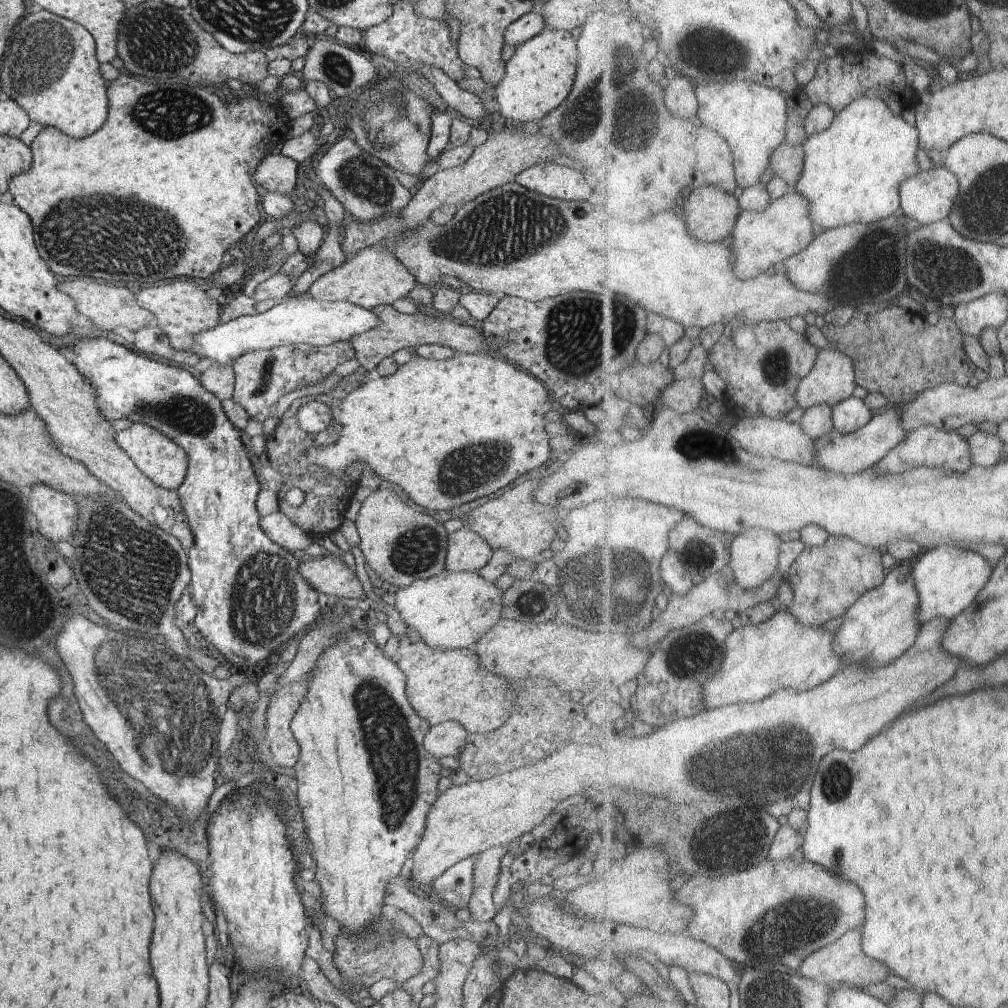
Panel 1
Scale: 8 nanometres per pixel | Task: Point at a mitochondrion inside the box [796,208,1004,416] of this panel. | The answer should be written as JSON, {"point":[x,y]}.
{"point":[950,267]}

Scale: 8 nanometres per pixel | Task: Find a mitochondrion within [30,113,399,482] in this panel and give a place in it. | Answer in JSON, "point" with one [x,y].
{"point":[118,245]}

